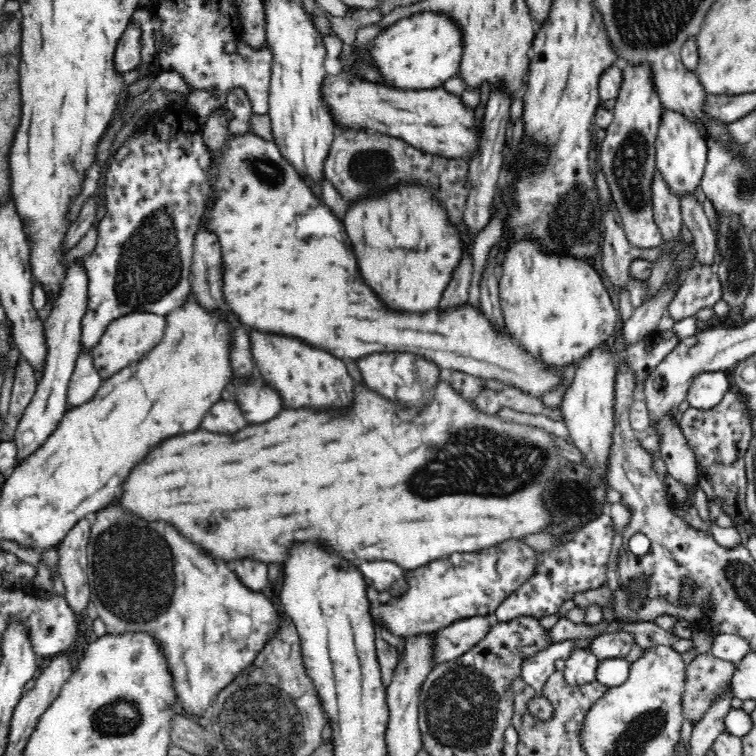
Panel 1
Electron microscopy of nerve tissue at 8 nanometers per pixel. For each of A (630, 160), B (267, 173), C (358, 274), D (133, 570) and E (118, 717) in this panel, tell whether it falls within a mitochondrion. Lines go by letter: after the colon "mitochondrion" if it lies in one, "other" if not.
A: mitochondrion
B: mitochondrion
C: other
D: mitochondrion
E: mitochondrion

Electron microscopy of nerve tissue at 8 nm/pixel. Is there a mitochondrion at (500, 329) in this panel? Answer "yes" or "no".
no

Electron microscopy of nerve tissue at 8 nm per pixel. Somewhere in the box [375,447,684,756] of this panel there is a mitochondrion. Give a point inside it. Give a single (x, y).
(462, 708)

